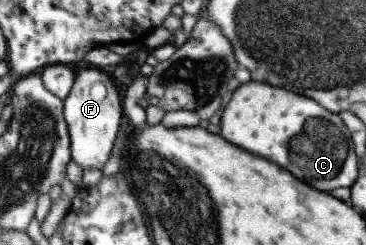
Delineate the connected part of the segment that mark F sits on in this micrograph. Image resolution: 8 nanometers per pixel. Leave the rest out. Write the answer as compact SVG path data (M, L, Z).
M88 66L78 70L69 94L63 101L63 119L66 121L70 141L70 160L83 170L100 170L114 144L120 118L123 116L120 98L109 76L99 68Z

